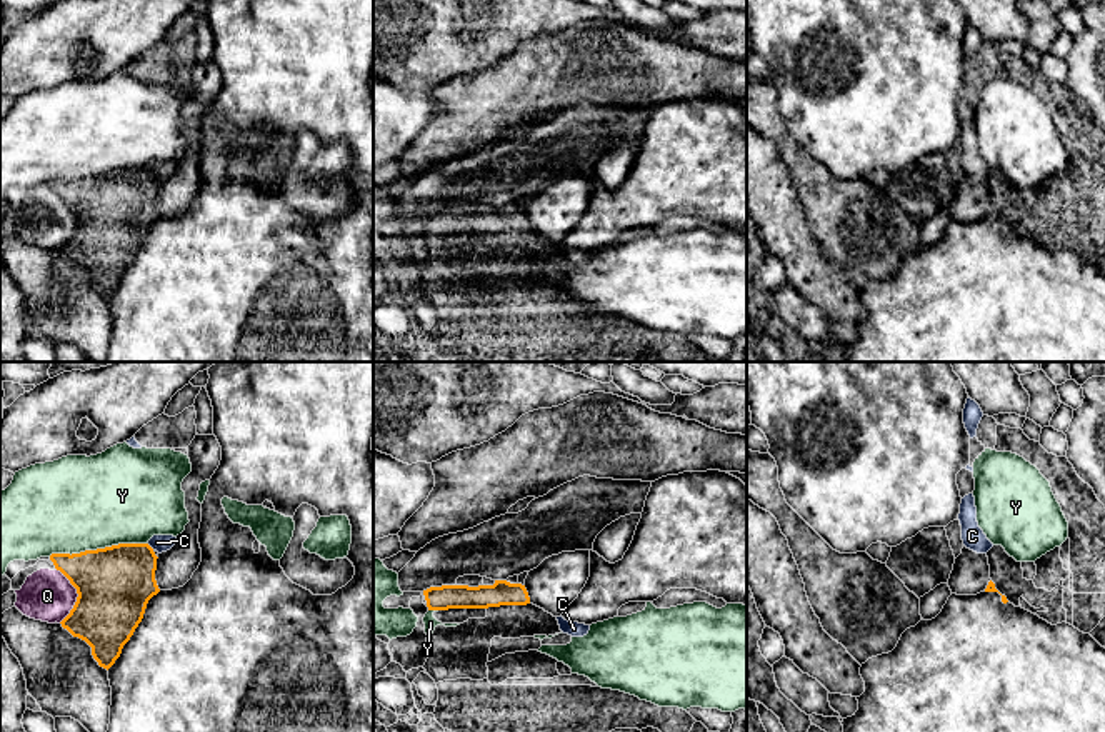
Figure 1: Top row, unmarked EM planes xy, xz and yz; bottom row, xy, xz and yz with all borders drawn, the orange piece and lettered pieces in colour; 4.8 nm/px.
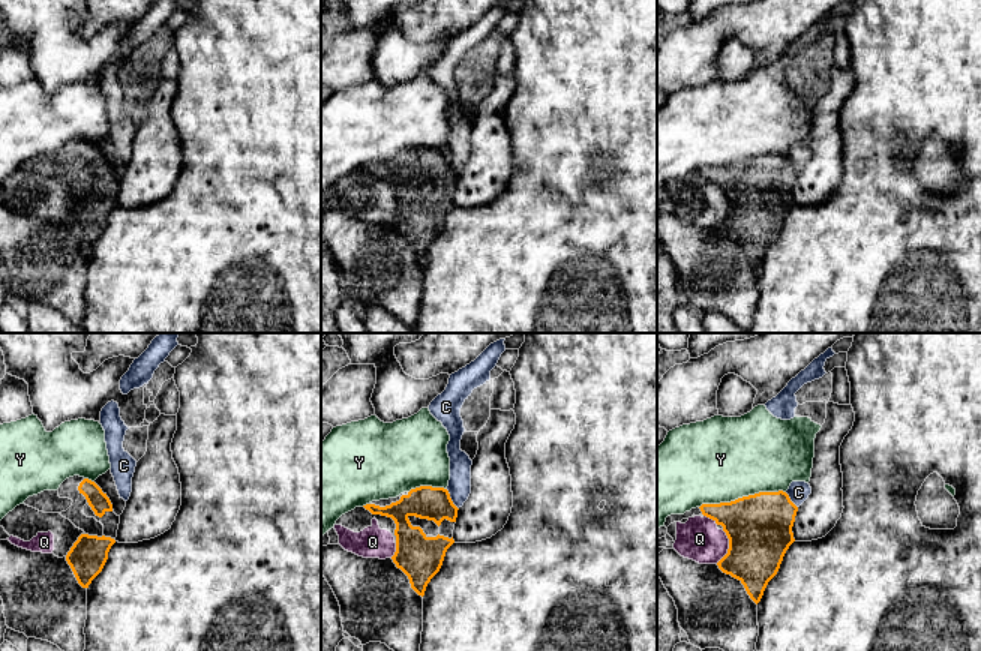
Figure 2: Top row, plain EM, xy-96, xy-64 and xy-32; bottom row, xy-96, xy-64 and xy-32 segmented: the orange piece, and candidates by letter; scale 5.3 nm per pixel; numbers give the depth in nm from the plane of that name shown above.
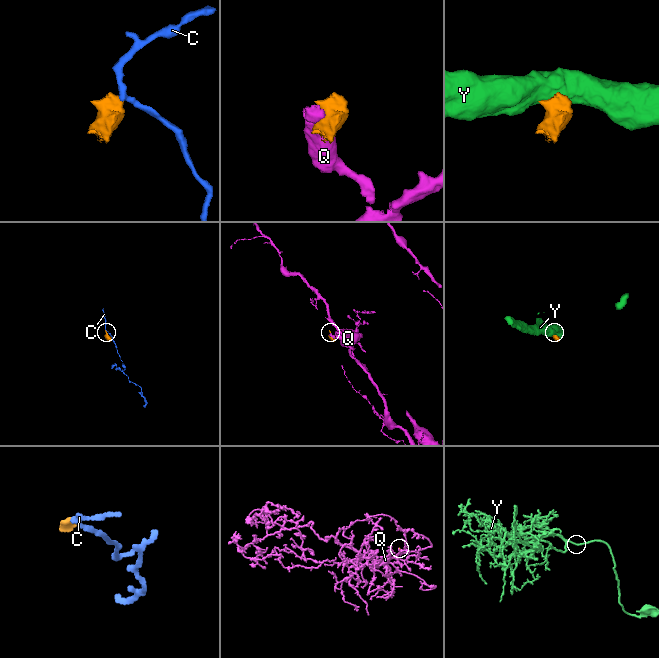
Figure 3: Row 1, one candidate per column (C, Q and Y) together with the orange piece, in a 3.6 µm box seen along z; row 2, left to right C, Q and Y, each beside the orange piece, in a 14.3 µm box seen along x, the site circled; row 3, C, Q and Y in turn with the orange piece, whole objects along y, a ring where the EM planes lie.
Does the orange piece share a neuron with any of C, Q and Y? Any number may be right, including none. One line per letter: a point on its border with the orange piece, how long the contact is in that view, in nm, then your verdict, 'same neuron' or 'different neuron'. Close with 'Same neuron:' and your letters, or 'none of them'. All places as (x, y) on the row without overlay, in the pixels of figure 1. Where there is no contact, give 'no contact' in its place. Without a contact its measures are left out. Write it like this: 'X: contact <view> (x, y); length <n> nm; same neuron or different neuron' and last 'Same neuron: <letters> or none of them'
C: contact xy (149, 172); length 50 nm; different neuron
Q: contact xy (79, 222); length 280 nm; different neuron
Y: contact xy (97, 175); length 480 nm; different neuron
Same neuron: none of them

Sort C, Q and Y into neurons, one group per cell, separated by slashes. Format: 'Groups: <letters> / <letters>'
Groups: C / Q / Y

